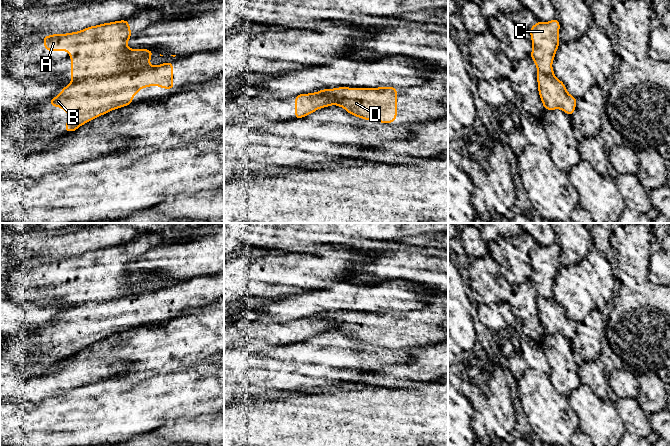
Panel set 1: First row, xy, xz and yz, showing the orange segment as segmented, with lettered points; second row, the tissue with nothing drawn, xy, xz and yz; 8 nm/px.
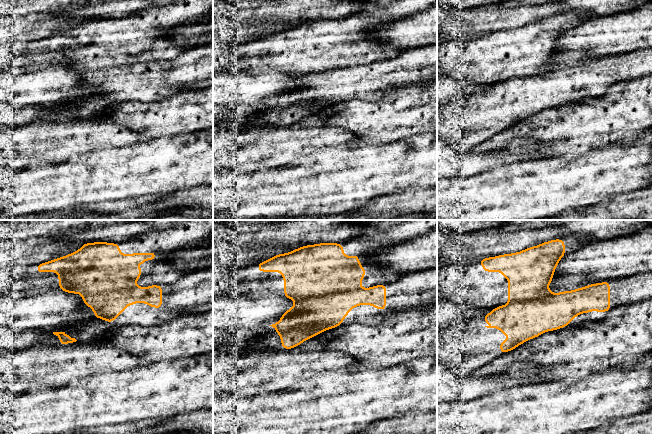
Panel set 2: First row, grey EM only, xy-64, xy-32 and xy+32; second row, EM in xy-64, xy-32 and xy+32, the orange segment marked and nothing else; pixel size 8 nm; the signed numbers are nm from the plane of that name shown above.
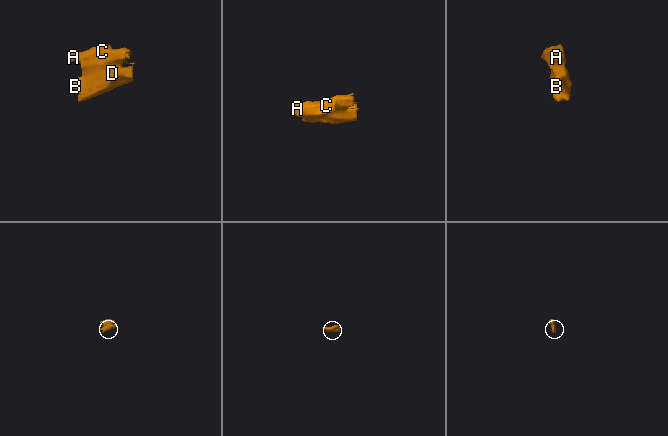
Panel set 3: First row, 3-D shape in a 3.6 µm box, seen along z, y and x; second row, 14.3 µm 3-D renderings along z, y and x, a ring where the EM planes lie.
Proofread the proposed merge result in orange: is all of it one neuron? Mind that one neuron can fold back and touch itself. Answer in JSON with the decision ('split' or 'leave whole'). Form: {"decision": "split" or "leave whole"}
{"decision": "split"}

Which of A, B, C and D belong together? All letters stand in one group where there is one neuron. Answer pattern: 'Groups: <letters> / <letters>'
Groups: A C / B D

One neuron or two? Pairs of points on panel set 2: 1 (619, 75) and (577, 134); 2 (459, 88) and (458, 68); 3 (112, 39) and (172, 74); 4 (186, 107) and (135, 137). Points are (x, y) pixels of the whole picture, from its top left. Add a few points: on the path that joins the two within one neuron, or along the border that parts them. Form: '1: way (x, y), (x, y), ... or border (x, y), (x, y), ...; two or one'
1: border (635, 78), (620, 81), (611, 86); two
2: border (447, 76), (461, 82), (467, 81); two
3: border (185, 50), (175, 57), (164, 61); two
4: border (120, 124), (132, 130), (141, 131), (144, 140); two

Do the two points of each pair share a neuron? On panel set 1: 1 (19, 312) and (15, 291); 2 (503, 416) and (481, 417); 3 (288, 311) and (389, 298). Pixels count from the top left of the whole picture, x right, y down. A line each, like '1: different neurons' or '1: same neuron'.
1: different neurons
2: same neuron
3: same neuron

